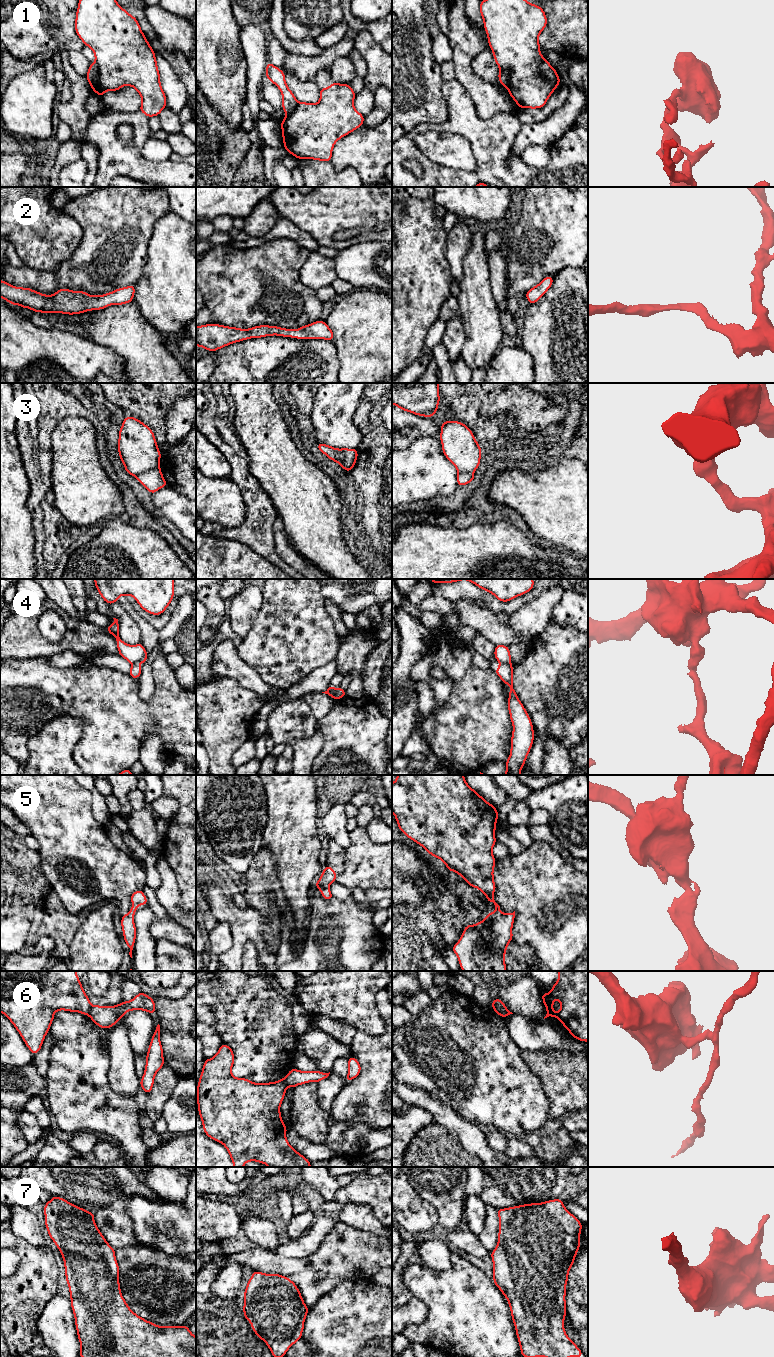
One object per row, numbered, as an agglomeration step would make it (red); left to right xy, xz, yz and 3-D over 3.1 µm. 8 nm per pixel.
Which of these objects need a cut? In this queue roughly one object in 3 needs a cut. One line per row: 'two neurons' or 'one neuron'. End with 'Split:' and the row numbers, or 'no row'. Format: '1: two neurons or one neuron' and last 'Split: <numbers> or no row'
1: two neurons
2: one neuron
3: two neurons
4: two neurons
5: one neuron
6: two neurons
7: one neuron
Split: 1, 3, 4, 6

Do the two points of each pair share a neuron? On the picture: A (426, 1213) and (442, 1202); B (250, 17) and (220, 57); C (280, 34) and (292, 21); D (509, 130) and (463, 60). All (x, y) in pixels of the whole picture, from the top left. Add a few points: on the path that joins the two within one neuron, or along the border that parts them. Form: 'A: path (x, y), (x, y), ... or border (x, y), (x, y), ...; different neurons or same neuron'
A: border (417, 1192), (434, 1207), (438, 1216), (438, 1223); different neurons
B: path (238, 20), (220, 38), (220, 45); same neuron
C: border (283, 10), (286, 34), (292, 39), (305, 40); different neurons
D: border (475, 106), (482, 119), (514, 113); different neurons

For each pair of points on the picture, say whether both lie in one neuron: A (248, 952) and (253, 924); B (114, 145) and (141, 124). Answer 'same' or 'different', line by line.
A: different
B: same

